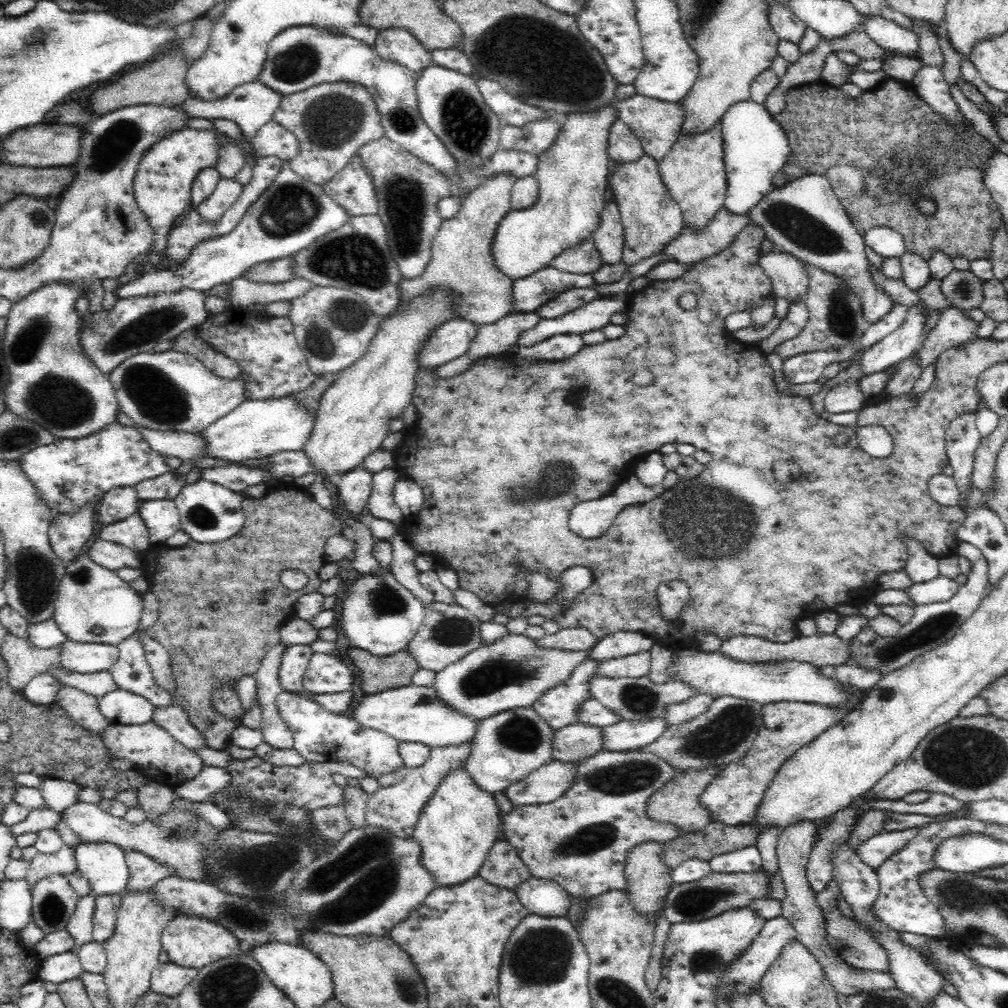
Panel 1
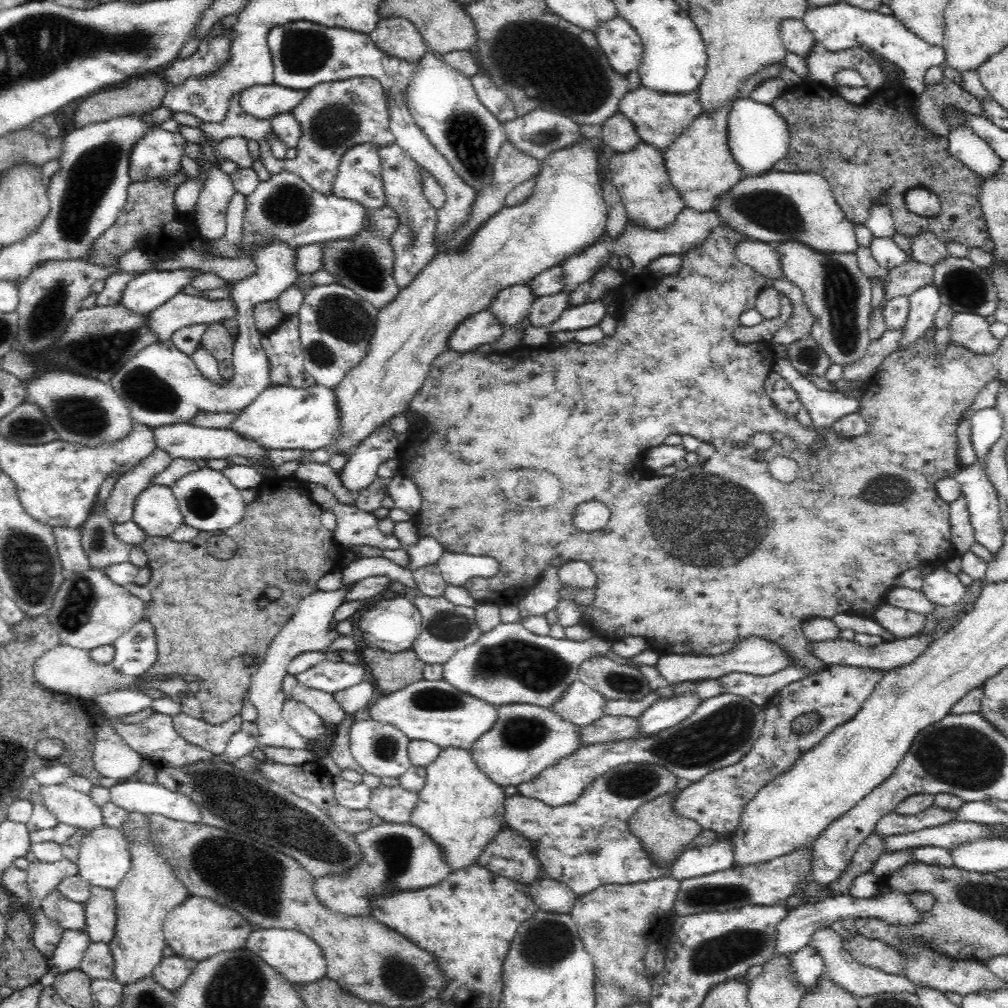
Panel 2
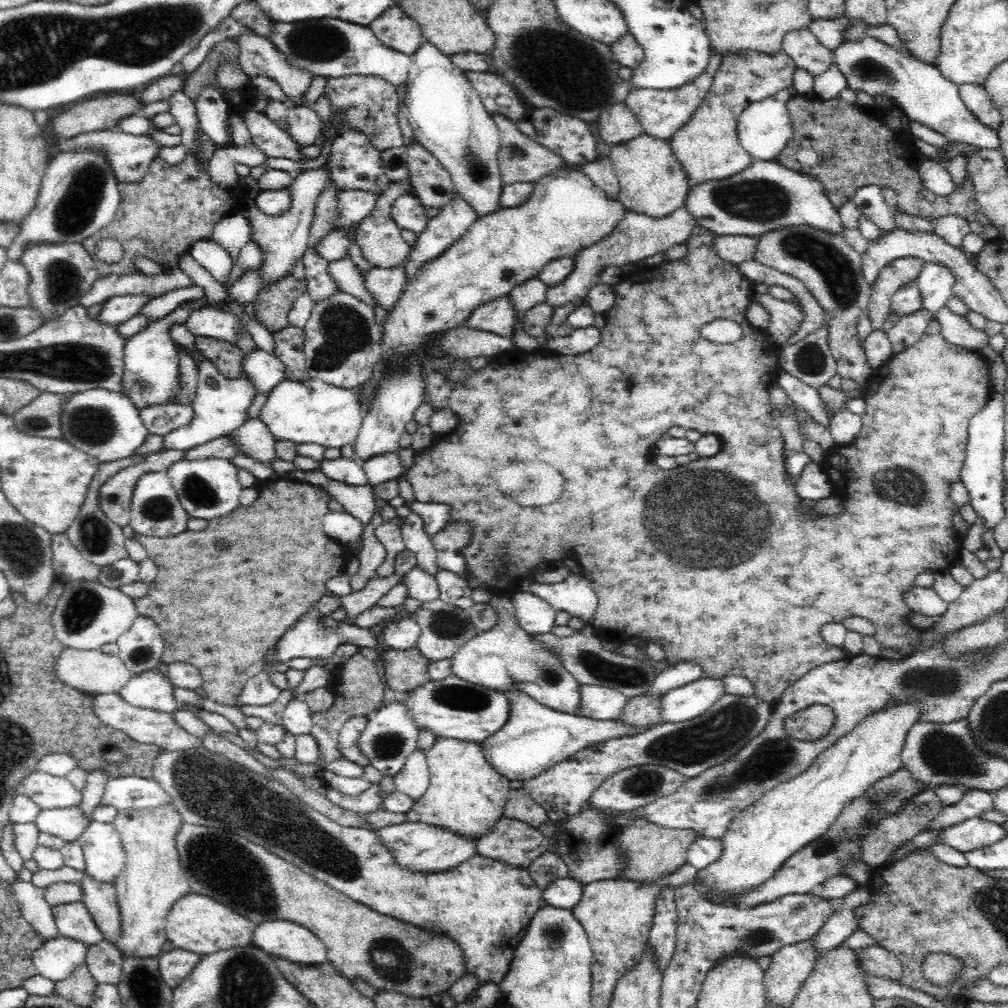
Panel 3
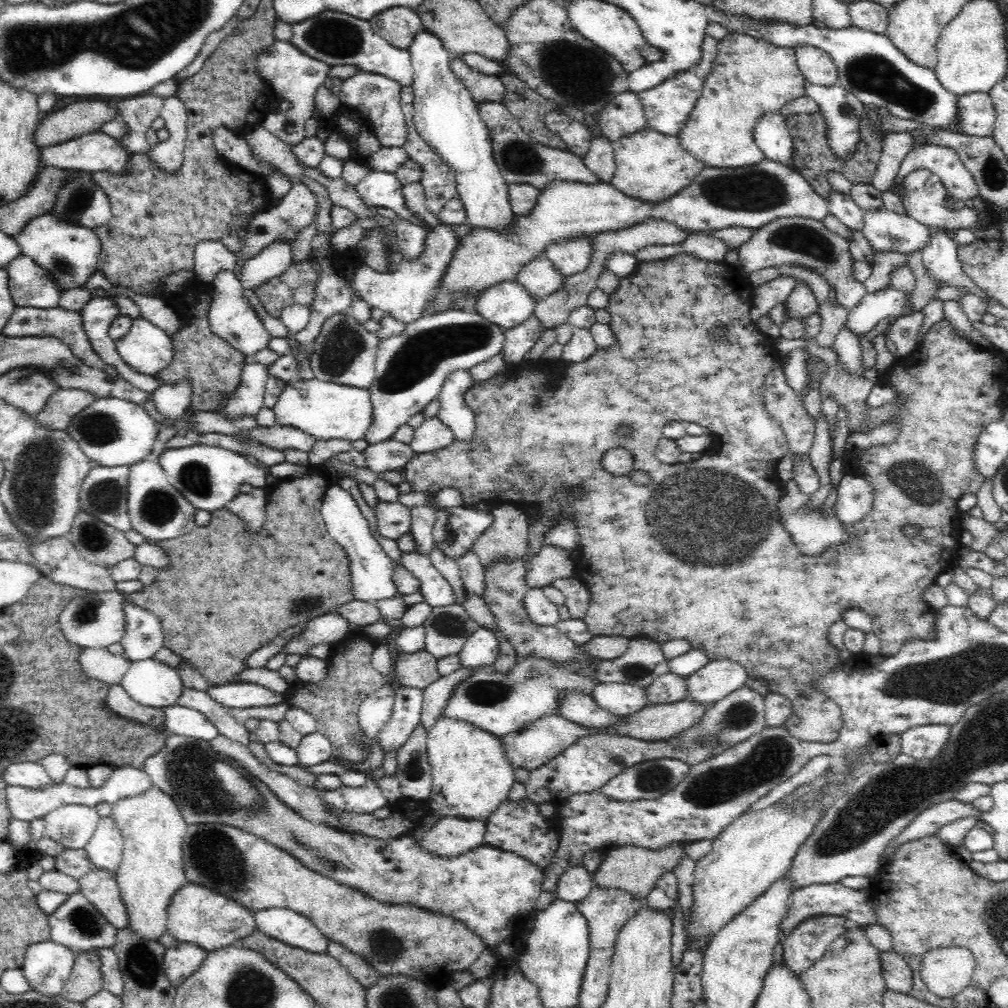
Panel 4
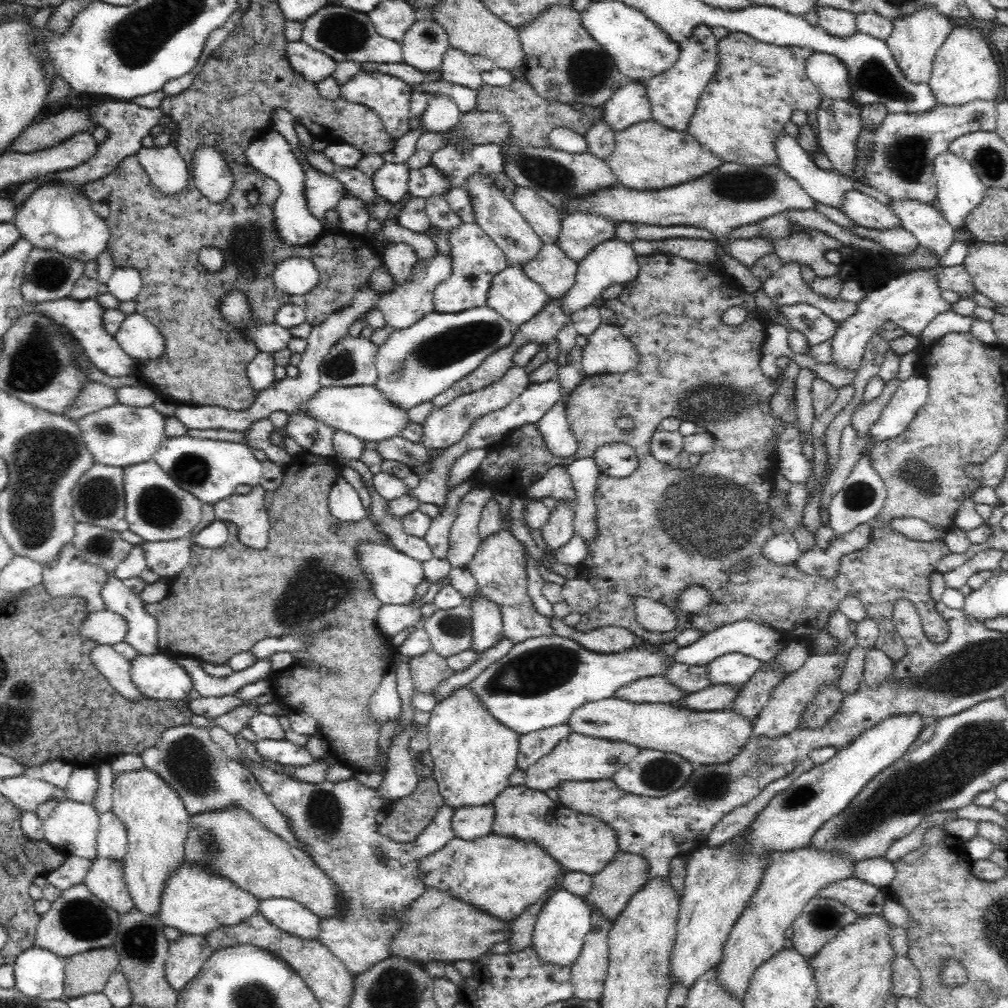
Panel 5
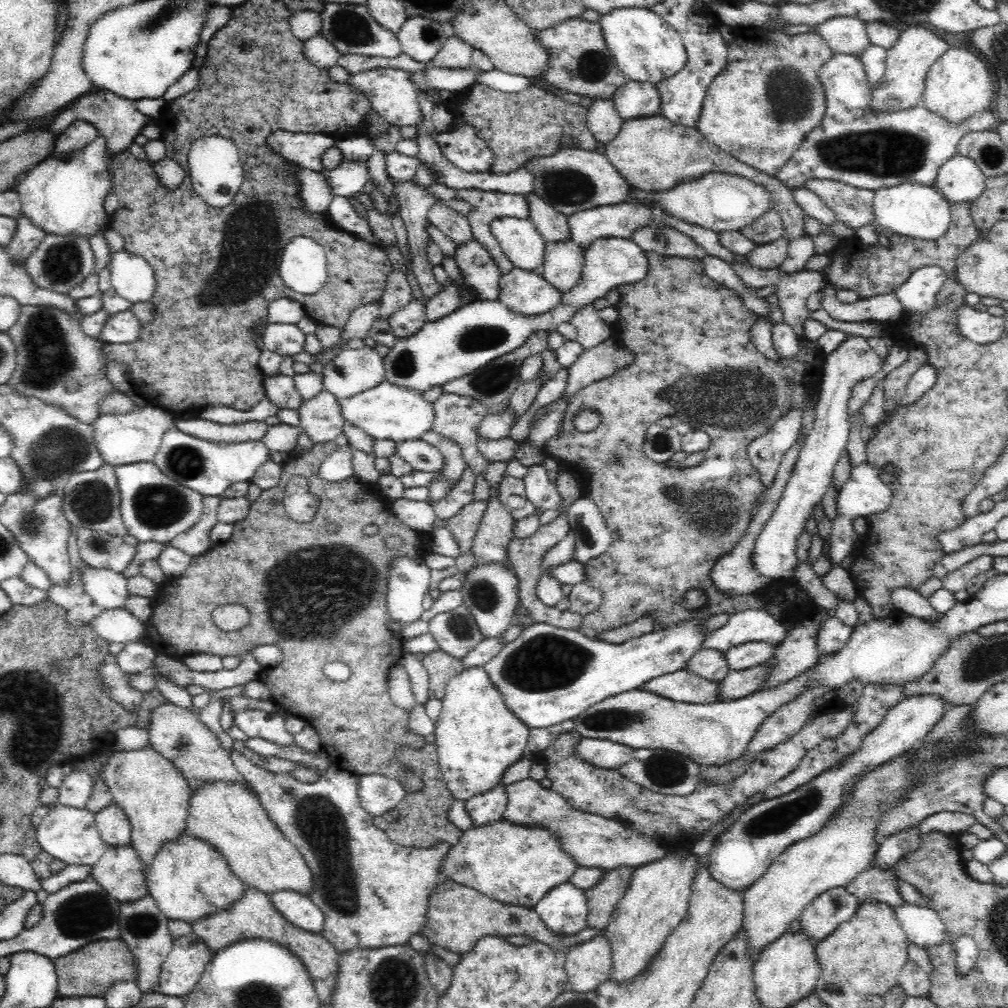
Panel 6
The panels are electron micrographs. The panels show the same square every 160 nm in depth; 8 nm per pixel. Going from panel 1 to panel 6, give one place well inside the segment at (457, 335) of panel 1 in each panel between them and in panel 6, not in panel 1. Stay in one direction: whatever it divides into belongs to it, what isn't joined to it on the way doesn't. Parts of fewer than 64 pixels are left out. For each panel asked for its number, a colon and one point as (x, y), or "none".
2: (483, 327)
3: (499, 316)
4: (507, 304)
5: (513, 294)
6: (525, 292)

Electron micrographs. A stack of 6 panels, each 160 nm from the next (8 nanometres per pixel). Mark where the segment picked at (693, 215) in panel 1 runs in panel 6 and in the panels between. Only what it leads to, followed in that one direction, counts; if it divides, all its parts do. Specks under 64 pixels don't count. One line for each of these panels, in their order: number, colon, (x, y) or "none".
2: (700, 163)
3: (707, 146)
4: (750, 78)
5: (757, 86)
6: (759, 109)

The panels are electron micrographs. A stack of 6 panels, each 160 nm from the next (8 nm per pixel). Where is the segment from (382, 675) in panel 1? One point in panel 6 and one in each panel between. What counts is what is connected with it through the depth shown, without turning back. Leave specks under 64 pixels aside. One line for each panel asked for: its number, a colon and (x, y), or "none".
2: (389, 671)
3: (405, 670)
4: (418, 670)
5: (429, 670)
6: (441, 667)

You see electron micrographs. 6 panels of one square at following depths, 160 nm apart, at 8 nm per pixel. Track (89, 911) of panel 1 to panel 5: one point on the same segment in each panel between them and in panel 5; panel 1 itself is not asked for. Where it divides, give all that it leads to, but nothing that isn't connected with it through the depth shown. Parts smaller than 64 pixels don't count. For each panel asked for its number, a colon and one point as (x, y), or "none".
2: (67, 956)
3: (57, 958)
4: (46, 965)
5: (38, 973)

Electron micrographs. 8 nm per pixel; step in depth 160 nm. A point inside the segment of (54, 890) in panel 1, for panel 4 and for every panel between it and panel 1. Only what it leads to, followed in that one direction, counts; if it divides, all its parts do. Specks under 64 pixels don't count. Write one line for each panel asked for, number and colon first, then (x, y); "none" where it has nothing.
2: (70, 916)
3: (73, 921)
4: (77, 924)

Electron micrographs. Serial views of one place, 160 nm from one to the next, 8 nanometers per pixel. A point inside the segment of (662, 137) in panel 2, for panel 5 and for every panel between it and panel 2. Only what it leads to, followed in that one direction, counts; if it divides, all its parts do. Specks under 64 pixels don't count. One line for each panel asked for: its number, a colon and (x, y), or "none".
3: (662, 113)
4: (667, 107)
5: (674, 95)

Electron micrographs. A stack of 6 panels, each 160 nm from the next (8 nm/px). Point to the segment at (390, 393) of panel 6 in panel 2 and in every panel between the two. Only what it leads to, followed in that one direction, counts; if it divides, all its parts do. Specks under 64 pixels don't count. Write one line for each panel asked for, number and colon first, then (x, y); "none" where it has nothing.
2: (284, 417)
3: (311, 411)
4: (324, 410)
5: (363, 411)

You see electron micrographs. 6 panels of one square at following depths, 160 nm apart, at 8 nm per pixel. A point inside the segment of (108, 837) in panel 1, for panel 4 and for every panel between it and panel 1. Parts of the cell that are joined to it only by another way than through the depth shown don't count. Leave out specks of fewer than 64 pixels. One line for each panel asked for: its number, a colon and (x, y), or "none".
2: (69, 806)
3: (49, 792)
4: (32, 775)

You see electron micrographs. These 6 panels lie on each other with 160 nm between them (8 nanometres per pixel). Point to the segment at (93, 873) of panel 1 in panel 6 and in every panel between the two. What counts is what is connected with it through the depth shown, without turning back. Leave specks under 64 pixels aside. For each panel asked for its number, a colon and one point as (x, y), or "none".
2: (104, 859)
3: (104, 856)
4: (105, 849)
5: (112, 839)
6: (115, 829)

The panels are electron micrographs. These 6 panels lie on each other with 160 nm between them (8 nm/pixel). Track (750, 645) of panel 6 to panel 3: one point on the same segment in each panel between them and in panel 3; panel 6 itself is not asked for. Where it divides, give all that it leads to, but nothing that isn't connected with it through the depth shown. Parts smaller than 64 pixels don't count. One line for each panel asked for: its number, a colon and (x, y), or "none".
3: (685, 702)
4: (719, 678)
5: (735, 668)

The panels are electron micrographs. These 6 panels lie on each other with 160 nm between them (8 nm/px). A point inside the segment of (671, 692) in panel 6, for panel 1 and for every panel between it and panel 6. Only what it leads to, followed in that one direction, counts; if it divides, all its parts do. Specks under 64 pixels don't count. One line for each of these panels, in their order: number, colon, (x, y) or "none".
1: (559, 707)
2: (581, 705)
3: (597, 702)
4: (618, 697)
5: (653, 689)

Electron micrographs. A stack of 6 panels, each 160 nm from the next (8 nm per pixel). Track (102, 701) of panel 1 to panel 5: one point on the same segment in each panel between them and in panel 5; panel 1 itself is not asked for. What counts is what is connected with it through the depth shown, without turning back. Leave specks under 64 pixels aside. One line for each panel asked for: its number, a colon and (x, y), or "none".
2: (122, 702)
3: (150, 689)
4: (150, 682)
5: (157, 676)

